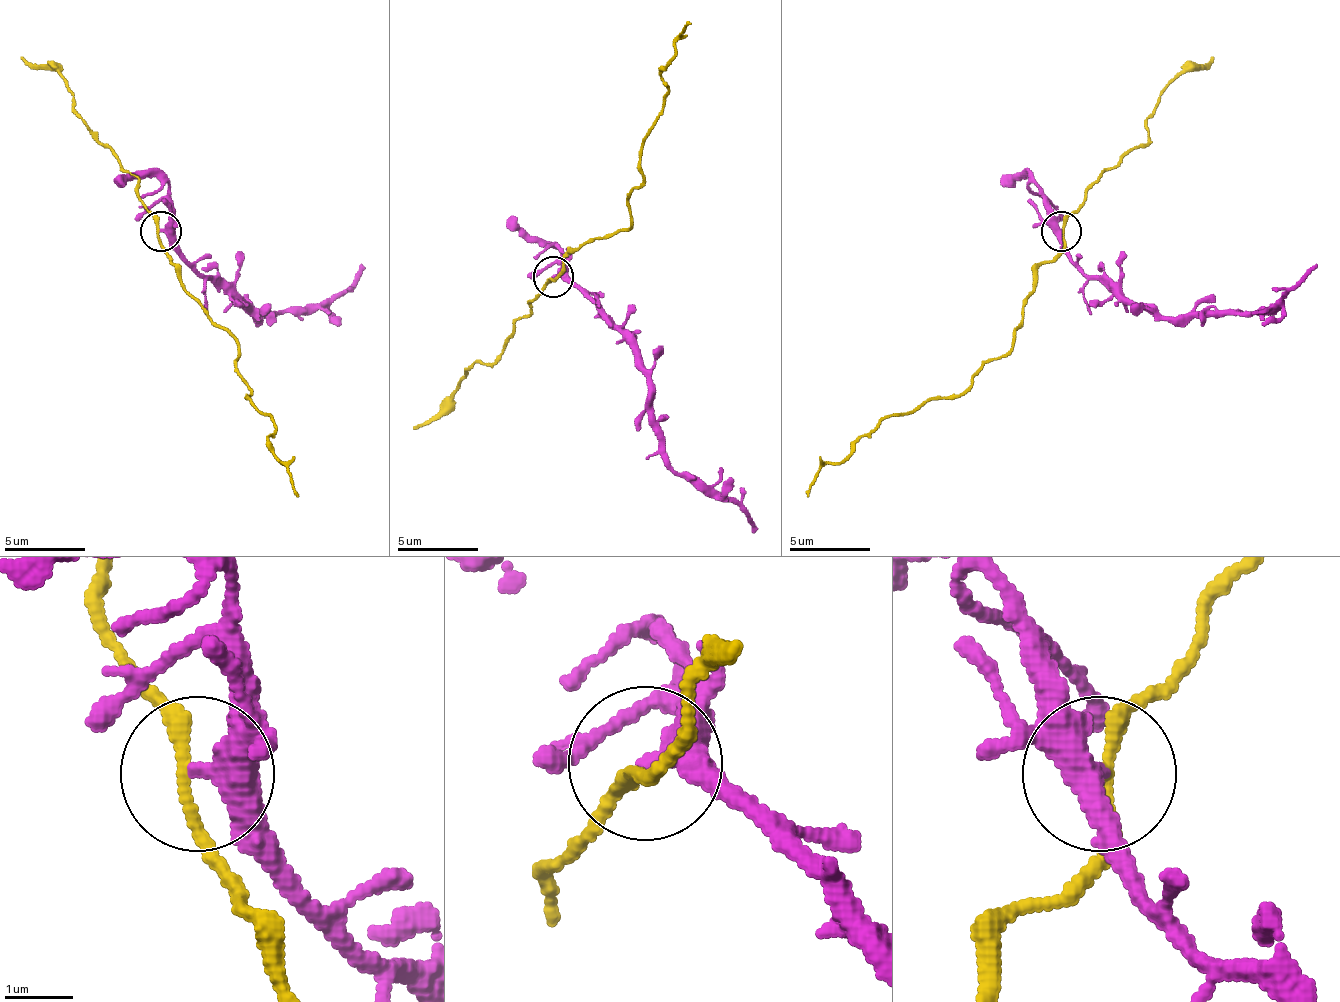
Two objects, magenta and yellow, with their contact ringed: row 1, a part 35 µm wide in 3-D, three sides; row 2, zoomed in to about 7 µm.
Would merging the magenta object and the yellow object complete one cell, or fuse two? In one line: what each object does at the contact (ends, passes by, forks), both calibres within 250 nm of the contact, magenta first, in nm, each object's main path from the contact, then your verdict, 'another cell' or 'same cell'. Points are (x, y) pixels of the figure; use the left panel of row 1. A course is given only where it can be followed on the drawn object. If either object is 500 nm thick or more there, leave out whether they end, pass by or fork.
magenta passes by | yellow passes by | 360/190 nm | magenta via (162, 230), (174, 250), (198, 274), (210, 274), (255, 315), (320, 311), (352, 283), (360, 262) | yellow via (158, 230), (178, 283), (239, 347), (235, 368), (251, 388), (247, 396), (275, 424), (267, 445), (299, 497) | another cell

